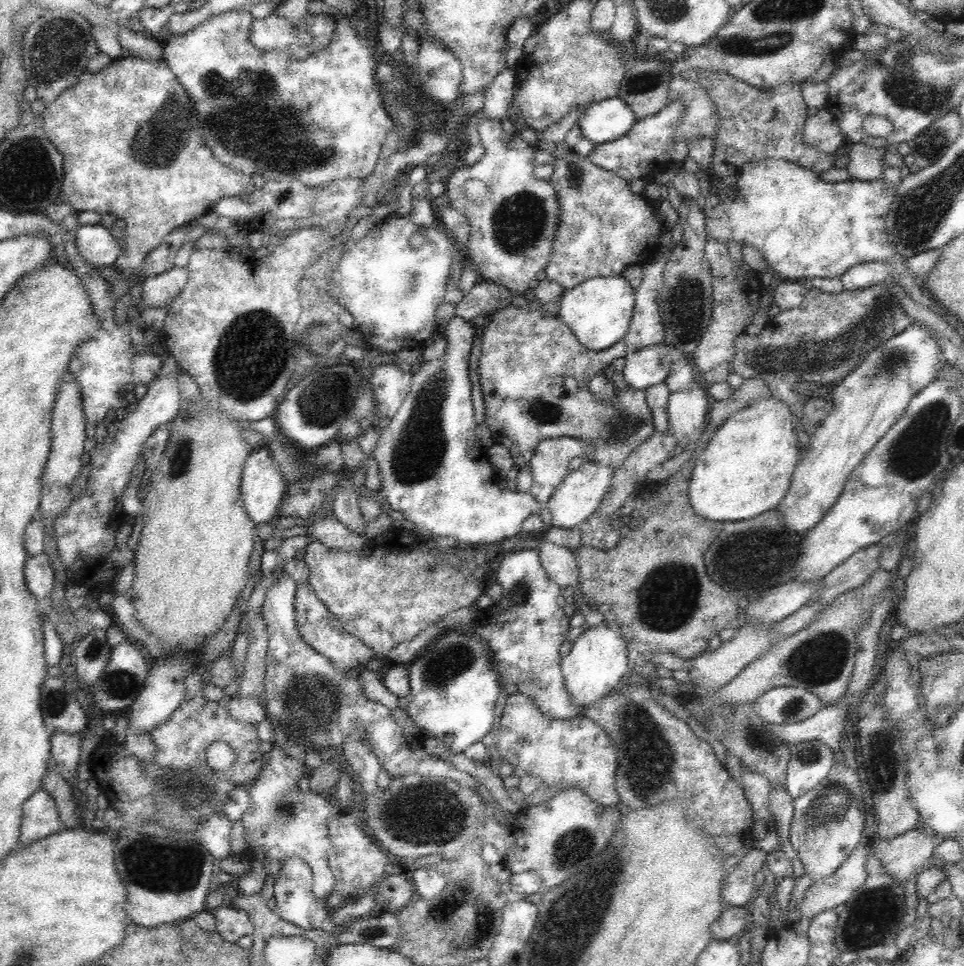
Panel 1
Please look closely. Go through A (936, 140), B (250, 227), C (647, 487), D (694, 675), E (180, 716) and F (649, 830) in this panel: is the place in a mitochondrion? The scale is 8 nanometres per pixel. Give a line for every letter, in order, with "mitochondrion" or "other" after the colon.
A: mitochondrion
B: other
C: other
D: other
E: other
F: other

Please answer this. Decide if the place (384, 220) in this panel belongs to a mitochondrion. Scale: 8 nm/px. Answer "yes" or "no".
no

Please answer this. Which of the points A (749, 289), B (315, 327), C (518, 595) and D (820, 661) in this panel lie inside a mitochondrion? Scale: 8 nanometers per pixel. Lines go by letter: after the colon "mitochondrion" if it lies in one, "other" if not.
A: other
B: mitochondrion
C: mitochondrion
D: mitochondrion

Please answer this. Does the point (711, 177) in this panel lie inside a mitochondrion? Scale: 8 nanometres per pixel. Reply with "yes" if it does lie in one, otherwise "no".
no

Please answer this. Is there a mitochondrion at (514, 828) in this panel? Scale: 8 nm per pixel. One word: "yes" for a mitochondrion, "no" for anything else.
no

